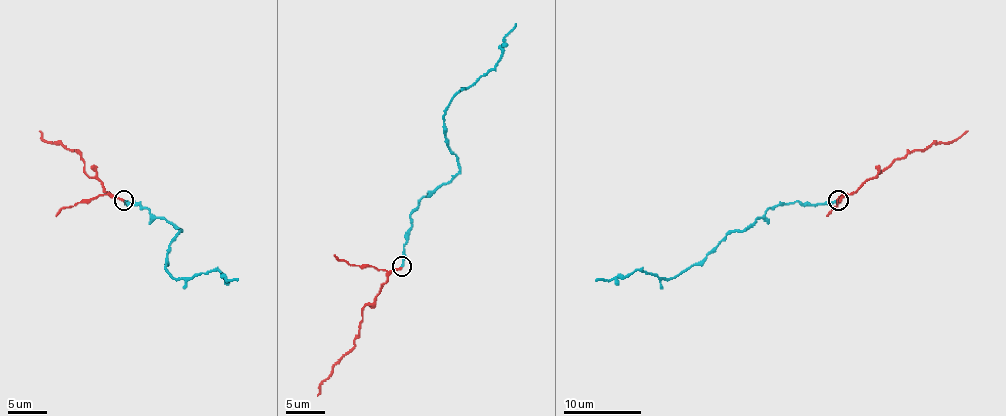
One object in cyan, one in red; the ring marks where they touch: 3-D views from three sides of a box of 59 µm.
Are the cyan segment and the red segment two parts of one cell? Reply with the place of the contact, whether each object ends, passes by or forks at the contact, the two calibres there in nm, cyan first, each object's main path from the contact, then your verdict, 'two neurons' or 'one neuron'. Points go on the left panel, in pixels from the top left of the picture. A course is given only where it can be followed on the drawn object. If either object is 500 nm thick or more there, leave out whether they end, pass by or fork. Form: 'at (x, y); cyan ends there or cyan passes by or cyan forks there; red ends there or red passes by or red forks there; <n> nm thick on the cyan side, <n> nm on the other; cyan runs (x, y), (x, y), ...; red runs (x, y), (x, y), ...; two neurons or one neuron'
at (123, 200); cyan ends there; red ends there; 200 nm thick on the cyan side, 200 nm on the other; cyan runs (124, 201), (134, 201), (181, 232), (169, 246), (165, 263), (173, 277), (192, 279), (216, 269), (237, 281); red runs (124, 201), (110, 195), (96, 179), (85, 173), (85, 162), (77, 150), (46, 142), (40, 130); one neuron

